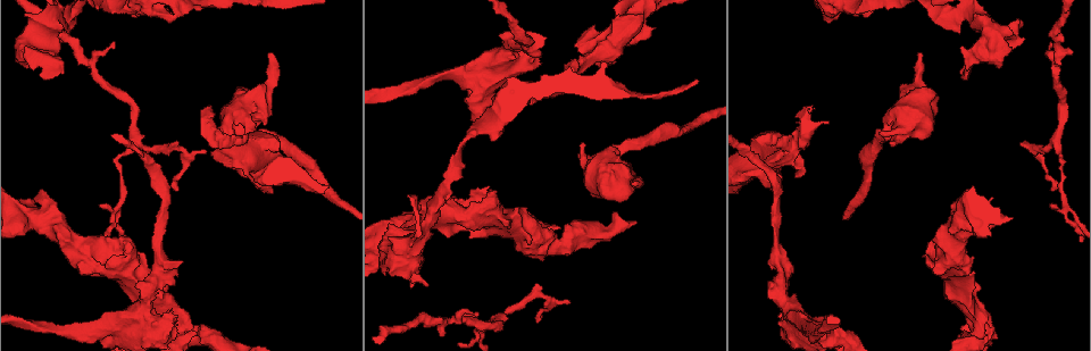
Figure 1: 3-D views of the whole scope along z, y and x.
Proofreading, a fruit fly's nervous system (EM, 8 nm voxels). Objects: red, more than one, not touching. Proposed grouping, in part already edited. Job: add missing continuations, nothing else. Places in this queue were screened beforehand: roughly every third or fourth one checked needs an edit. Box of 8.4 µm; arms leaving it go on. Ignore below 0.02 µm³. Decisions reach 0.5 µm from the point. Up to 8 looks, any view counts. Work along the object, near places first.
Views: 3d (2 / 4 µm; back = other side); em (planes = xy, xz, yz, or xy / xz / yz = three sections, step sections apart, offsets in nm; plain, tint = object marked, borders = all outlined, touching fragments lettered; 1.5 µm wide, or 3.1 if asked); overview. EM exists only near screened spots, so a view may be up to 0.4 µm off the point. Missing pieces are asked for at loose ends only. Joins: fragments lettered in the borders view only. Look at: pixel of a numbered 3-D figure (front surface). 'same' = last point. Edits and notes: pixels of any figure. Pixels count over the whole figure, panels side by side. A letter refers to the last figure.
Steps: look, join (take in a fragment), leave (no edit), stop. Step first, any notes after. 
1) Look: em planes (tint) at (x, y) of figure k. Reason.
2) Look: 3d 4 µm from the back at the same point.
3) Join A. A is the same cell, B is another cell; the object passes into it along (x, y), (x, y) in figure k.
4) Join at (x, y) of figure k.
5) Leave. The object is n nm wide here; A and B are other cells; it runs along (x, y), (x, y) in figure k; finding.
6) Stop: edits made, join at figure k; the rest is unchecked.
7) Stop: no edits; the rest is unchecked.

Look: 3d 4 µm at (176, 318) of figure 1. Branch stops here.

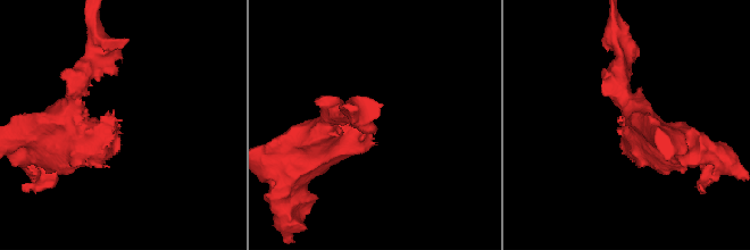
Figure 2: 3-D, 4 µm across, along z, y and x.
Look: em planes (tint) at (122, 119) of figure 2. Need the tissue.

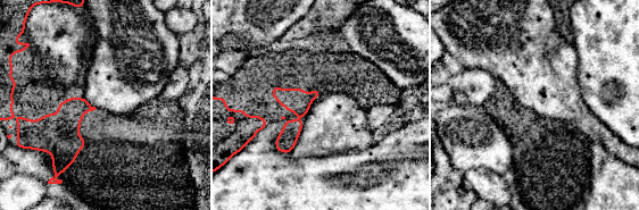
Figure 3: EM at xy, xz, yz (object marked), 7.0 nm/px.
Look: em planes (borders) at the same point.

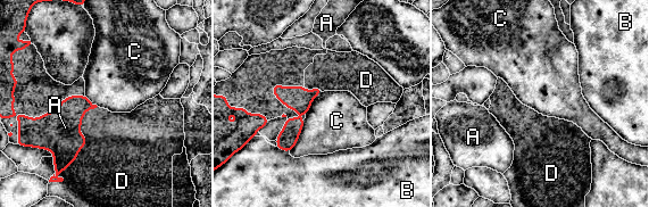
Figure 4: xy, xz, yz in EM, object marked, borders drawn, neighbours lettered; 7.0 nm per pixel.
Join D. D is the same cell, A, B and C are other cells; the object passes into it along (49, 135), (84, 137), (118, 146) in figure 4; it goes on there.

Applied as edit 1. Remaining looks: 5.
Look: 3d 2 µm from the back at (583, 144) of figure 1. Thick end.

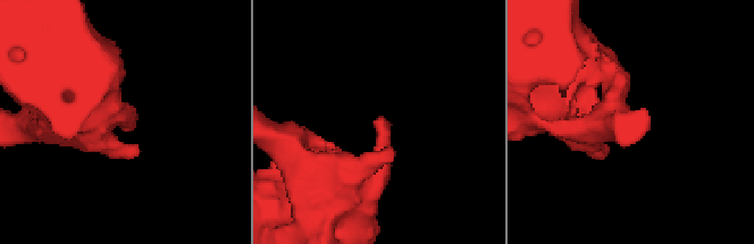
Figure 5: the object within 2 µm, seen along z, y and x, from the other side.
Look: em planes (tint) at (385, 120) of figure 5.

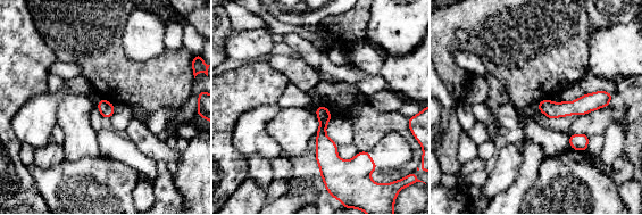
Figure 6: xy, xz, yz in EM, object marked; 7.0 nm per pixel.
Look: em planes (borders) at the same point.

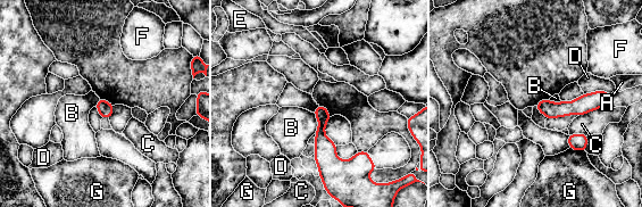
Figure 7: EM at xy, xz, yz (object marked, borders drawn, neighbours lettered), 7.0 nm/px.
Leave. The longest contact is with D, 200 nm; A, B, C, D, E, F and G are other cells; none of them fits.

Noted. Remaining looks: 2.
Look: em xy step 8 (borders) at (631, 183) of figure 1. An open end.

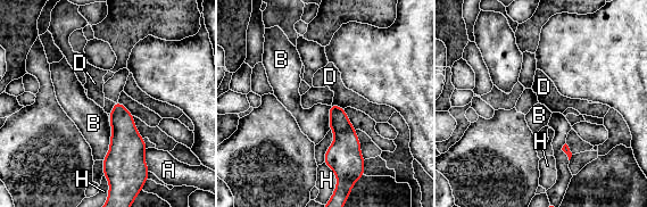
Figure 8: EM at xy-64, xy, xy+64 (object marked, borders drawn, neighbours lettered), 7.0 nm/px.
Look: em planes (borders) at the same point. Another direction.

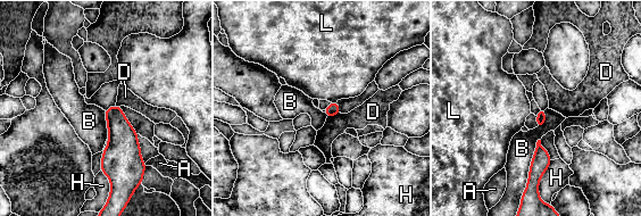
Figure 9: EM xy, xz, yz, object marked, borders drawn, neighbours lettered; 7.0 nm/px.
Leave. A, B, D, H and L are other cells; a border runs along (540, 139), (535, 146), (525, 187) in figure 9; none of them fits.

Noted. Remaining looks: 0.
Stop: edits made, join at figure 4; the rest is unchecked.

